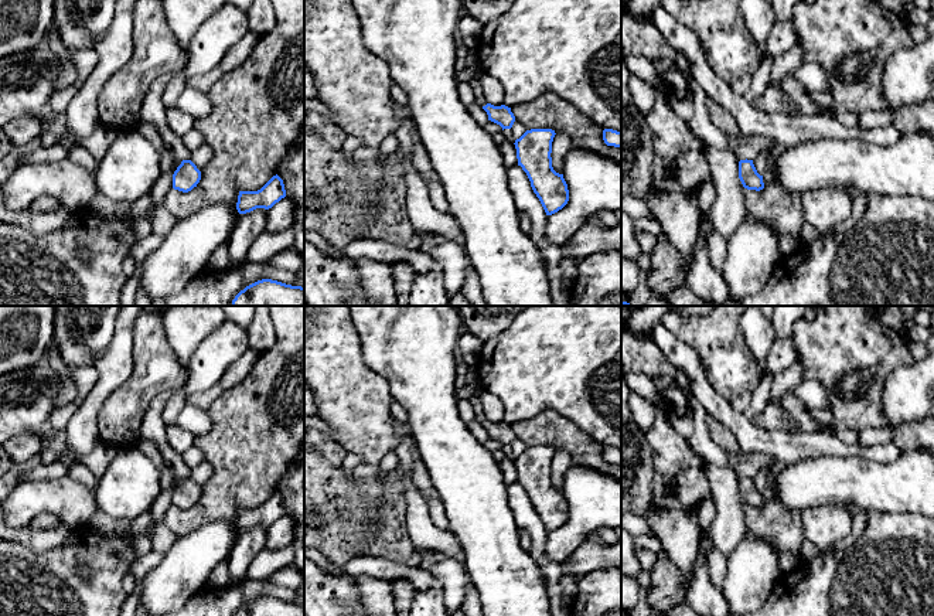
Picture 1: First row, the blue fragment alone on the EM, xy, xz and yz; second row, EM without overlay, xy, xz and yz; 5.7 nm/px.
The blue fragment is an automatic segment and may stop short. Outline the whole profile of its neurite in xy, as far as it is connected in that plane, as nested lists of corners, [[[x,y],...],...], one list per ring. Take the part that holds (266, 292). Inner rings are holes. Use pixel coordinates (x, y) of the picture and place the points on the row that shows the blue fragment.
[[[262,279],[241,290],[232,306],[304,306],[304,287]]]

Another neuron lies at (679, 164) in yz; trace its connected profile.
[[[654,88],[655,103],[645,116],[654,139],[651,184],[657,193],[696,195],[712,180],[706,146]]]

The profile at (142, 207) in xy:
[[[151,193],[144,194],[130,204],[130,219],[147,217],[156,205]]]

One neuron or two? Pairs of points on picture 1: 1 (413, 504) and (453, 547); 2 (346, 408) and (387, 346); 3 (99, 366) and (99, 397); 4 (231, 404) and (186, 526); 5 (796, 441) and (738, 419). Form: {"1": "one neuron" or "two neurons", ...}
{"1": "one neuron", "2": "two neurons", "3": "one neuron", "4": "one neuron", "5": "one neuron"}

